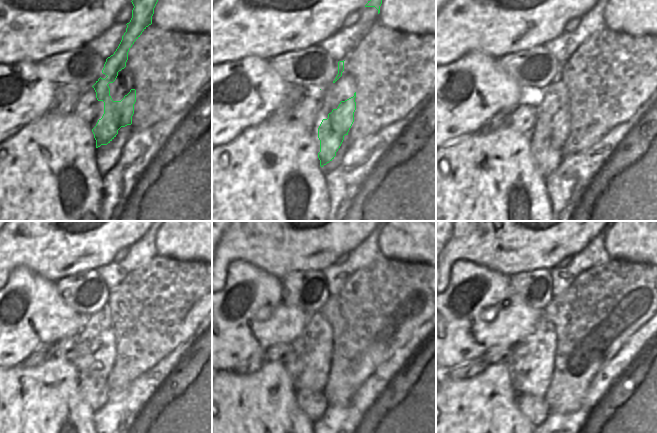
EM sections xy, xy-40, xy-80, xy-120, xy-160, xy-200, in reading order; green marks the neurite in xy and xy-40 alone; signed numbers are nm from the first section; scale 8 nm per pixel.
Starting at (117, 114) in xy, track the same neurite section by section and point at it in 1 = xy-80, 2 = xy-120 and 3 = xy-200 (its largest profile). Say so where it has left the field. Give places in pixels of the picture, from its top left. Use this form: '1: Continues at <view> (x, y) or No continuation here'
1: Continues at xy-80 (547, 162)
2: Continues at xy-120 (94, 390)
3: Continues at xy-200 (536, 409).

